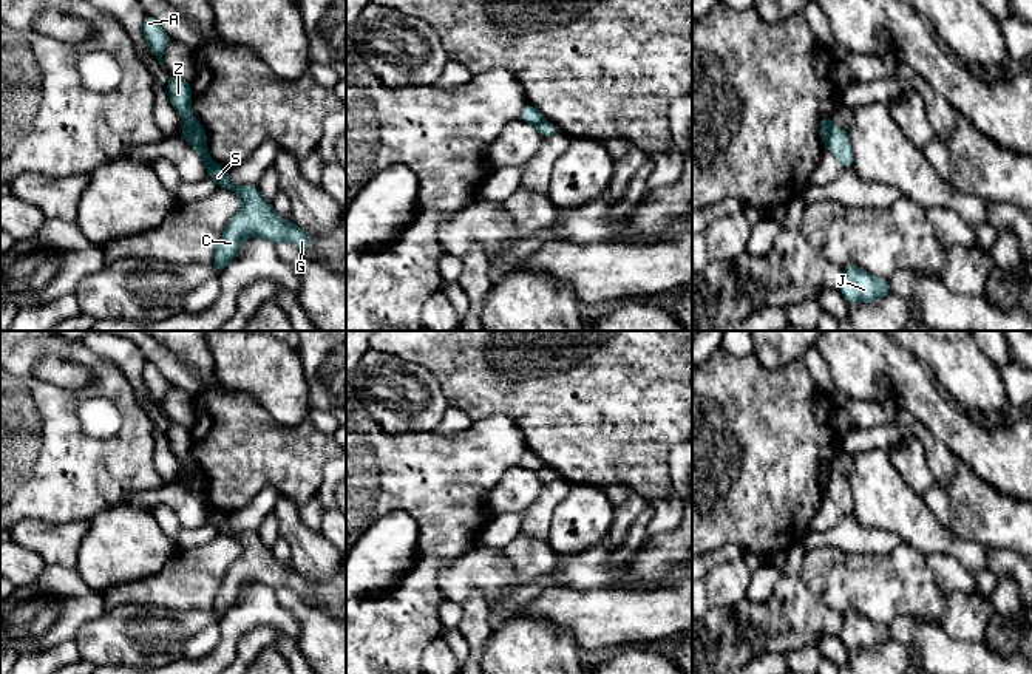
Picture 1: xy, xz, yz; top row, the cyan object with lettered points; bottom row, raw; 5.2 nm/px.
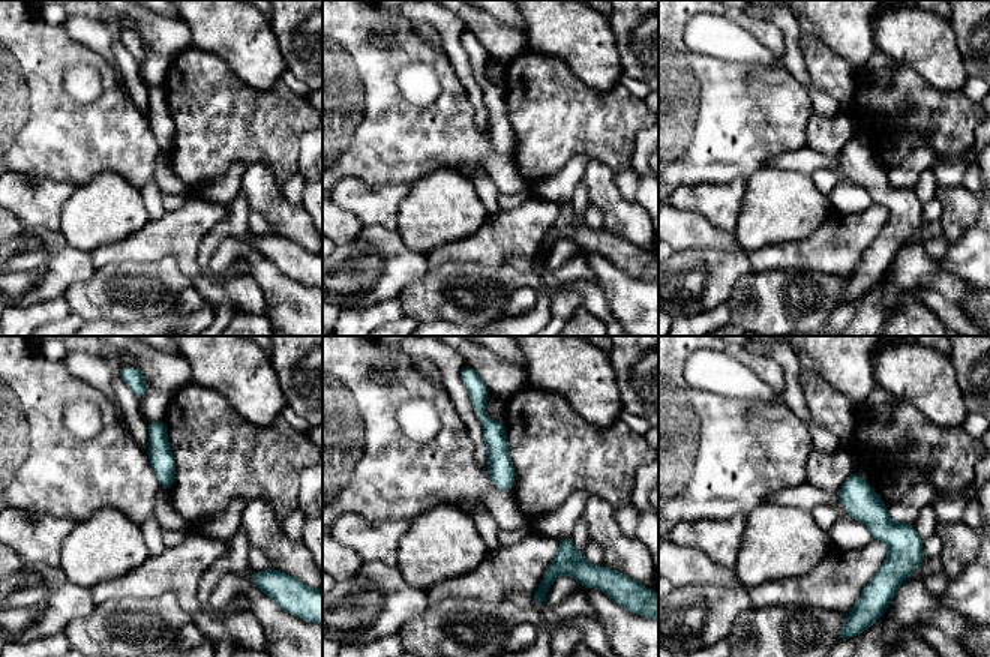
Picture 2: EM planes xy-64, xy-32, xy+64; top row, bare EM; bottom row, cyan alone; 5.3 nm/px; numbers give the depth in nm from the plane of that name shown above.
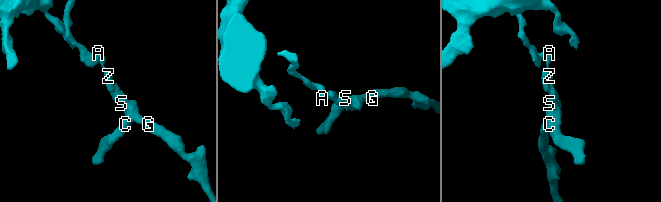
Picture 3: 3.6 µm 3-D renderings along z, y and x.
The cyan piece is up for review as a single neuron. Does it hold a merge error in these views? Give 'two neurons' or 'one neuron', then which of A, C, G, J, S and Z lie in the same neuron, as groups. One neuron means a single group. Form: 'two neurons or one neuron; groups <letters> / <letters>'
two neurons; groups A Z / C G J S

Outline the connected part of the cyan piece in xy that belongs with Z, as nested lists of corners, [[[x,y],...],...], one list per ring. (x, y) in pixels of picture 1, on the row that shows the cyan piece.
[[[168,74],[168,96],[175,107],[175,110],[187,117],[187,122],[184,124],[184,133],[178,138],[182,138],[185,141],[190,141],[193,136],[193,128],[196,125],[196,117],[192,111],[192,88],[190,83]]]

